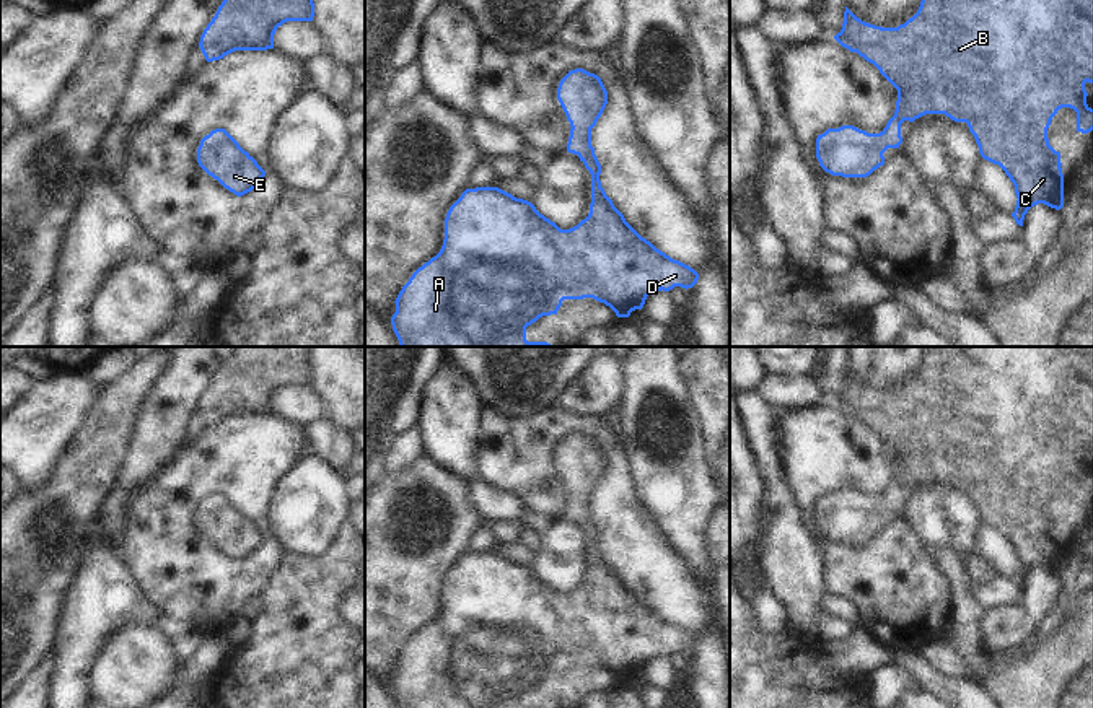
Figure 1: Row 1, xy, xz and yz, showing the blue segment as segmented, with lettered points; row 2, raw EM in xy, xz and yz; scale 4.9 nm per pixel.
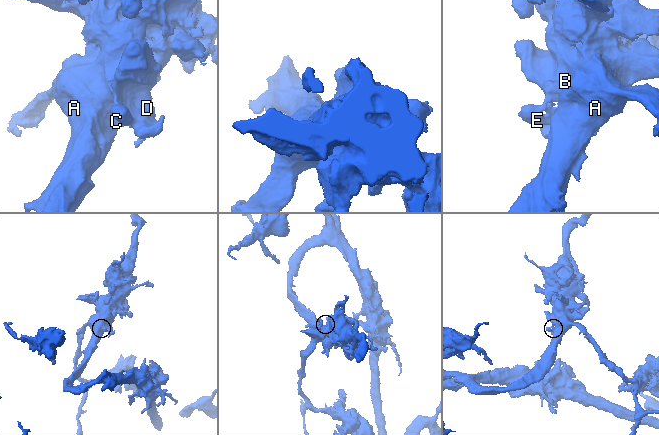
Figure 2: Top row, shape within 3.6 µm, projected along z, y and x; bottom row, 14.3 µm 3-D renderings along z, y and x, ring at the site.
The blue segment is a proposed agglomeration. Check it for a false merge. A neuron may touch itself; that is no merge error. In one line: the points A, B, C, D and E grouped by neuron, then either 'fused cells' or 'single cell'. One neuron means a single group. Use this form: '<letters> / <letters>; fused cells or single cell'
A B C D E; single cell

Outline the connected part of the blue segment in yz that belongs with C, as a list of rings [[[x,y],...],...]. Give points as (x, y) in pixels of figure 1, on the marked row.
[[[922,0],[917,13],[898,28],[881,28],[857,18],[847,7],[844,11],[842,29],[834,39],[850,52],[857,52],[867,62],[873,63],[880,73],[898,90],[898,101],[894,116],[888,120],[880,133],[868,133],[854,125],[842,125],[839,129],[827,129],[816,138],[816,158],[819,166],[832,174],[842,177],[867,177],[875,169],[884,164],[883,153],[888,148],[899,148],[902,143],[901,124],[904,120],[914,122],[925,114],[945,114],[955,122],[966,122],[969,132],[974,135],[979,153],[984,160],[999,164],[1015,186],[1016,207],[1012,216],[1016,225],[1023,226],[1025,215],[1038,203],[1060,210],[1064,207],[1064,174],[1060,153],[1049,145],[1047,129],[1052,117],[1062,107],[1070,107],[1077,112],[1077,132],[1088,133],[1093,130],[1093,109],[1086,104],[1085,83],[1093,83],[1093,0]]]

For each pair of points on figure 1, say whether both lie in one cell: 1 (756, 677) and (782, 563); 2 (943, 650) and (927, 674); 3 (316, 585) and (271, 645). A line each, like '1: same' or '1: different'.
1: different
2: different
3: same

